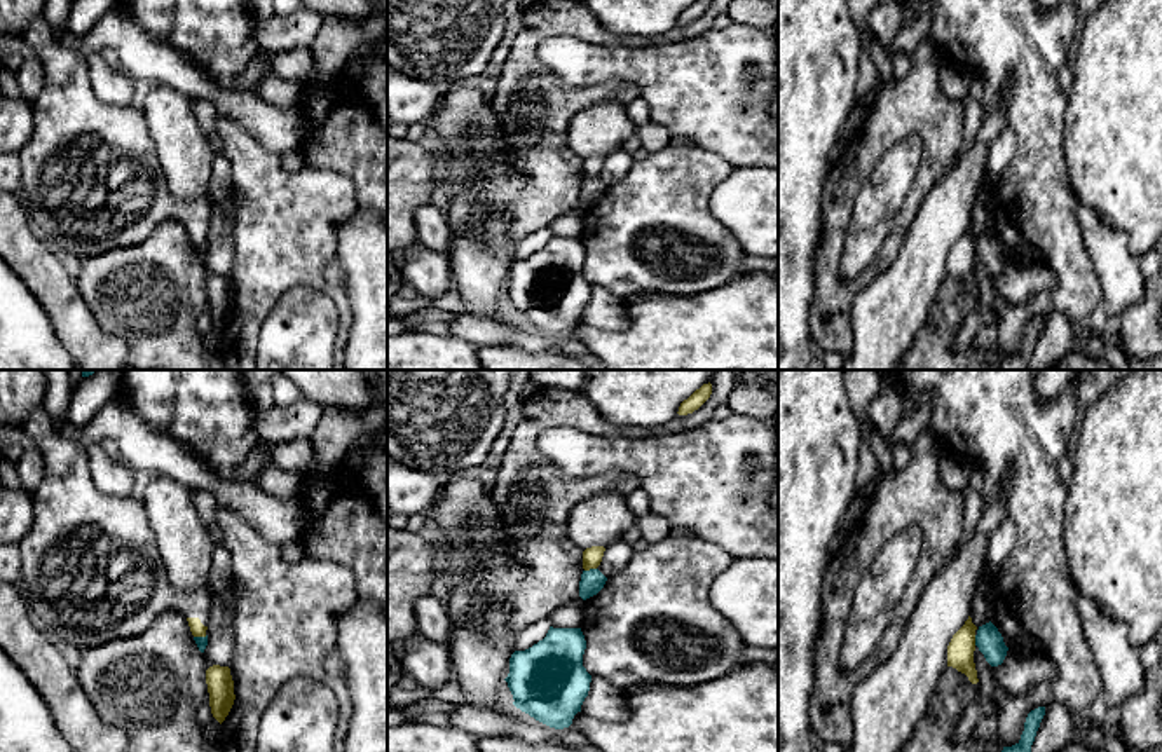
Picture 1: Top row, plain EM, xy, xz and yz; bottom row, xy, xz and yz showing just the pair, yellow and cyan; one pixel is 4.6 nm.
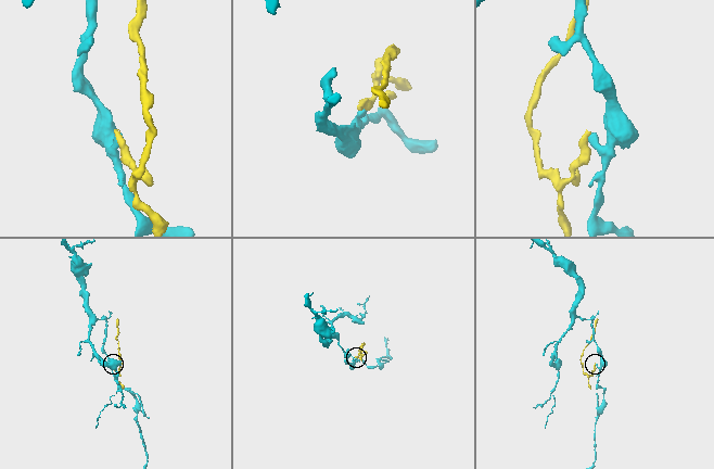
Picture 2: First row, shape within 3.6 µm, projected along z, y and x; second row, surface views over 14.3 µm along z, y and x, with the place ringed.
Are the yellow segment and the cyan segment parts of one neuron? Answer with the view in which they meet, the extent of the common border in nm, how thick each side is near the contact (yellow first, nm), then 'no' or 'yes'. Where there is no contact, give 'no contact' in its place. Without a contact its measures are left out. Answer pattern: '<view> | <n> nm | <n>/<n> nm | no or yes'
xz | 60 nm | 90/110 nm | no

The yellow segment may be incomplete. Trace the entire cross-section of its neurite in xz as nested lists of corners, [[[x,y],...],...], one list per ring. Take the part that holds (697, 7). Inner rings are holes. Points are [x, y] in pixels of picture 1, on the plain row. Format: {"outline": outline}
{"outline": [[[694,0],[687,9],[684,9],[679,16],[679,24],[687,24],[698,19],[708,7],[712,0]]]}

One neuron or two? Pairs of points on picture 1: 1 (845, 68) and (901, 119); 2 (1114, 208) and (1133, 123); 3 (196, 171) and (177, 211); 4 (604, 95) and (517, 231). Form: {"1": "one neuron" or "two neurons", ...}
{"1": "two neurons", "2": "one neuron", "3": "two neurons", "4": "one neuron"}

